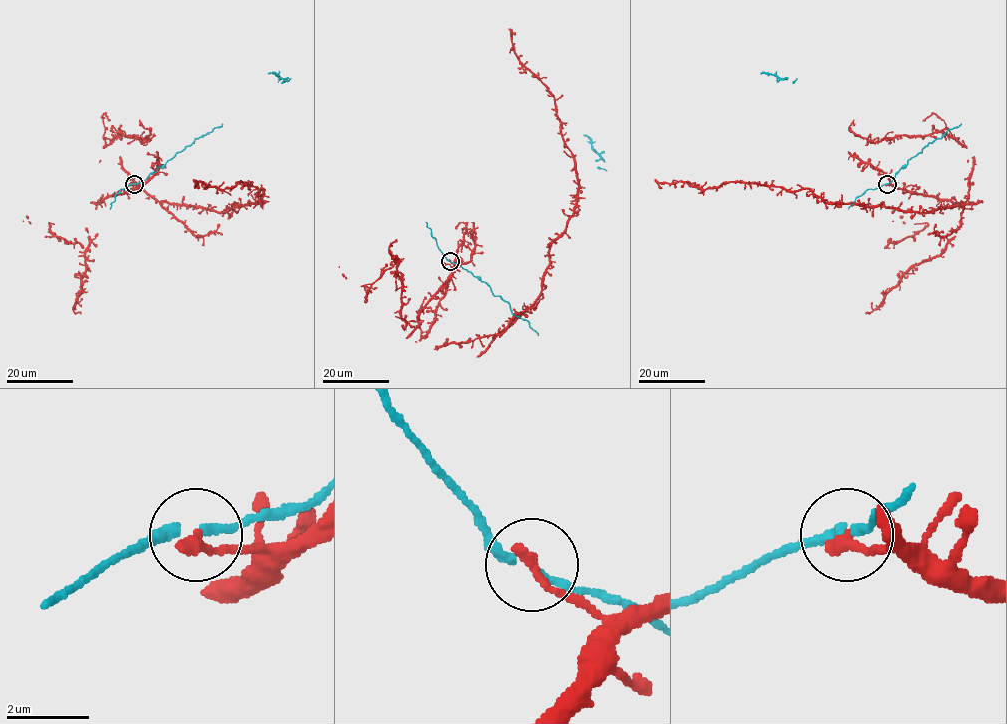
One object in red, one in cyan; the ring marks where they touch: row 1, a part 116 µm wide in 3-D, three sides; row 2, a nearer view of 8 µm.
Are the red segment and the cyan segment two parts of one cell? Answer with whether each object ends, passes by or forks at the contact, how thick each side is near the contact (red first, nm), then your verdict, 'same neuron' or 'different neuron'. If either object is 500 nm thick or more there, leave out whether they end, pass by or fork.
red ends; cyan passes by; calibres 300 and 160 nm; different neuron

